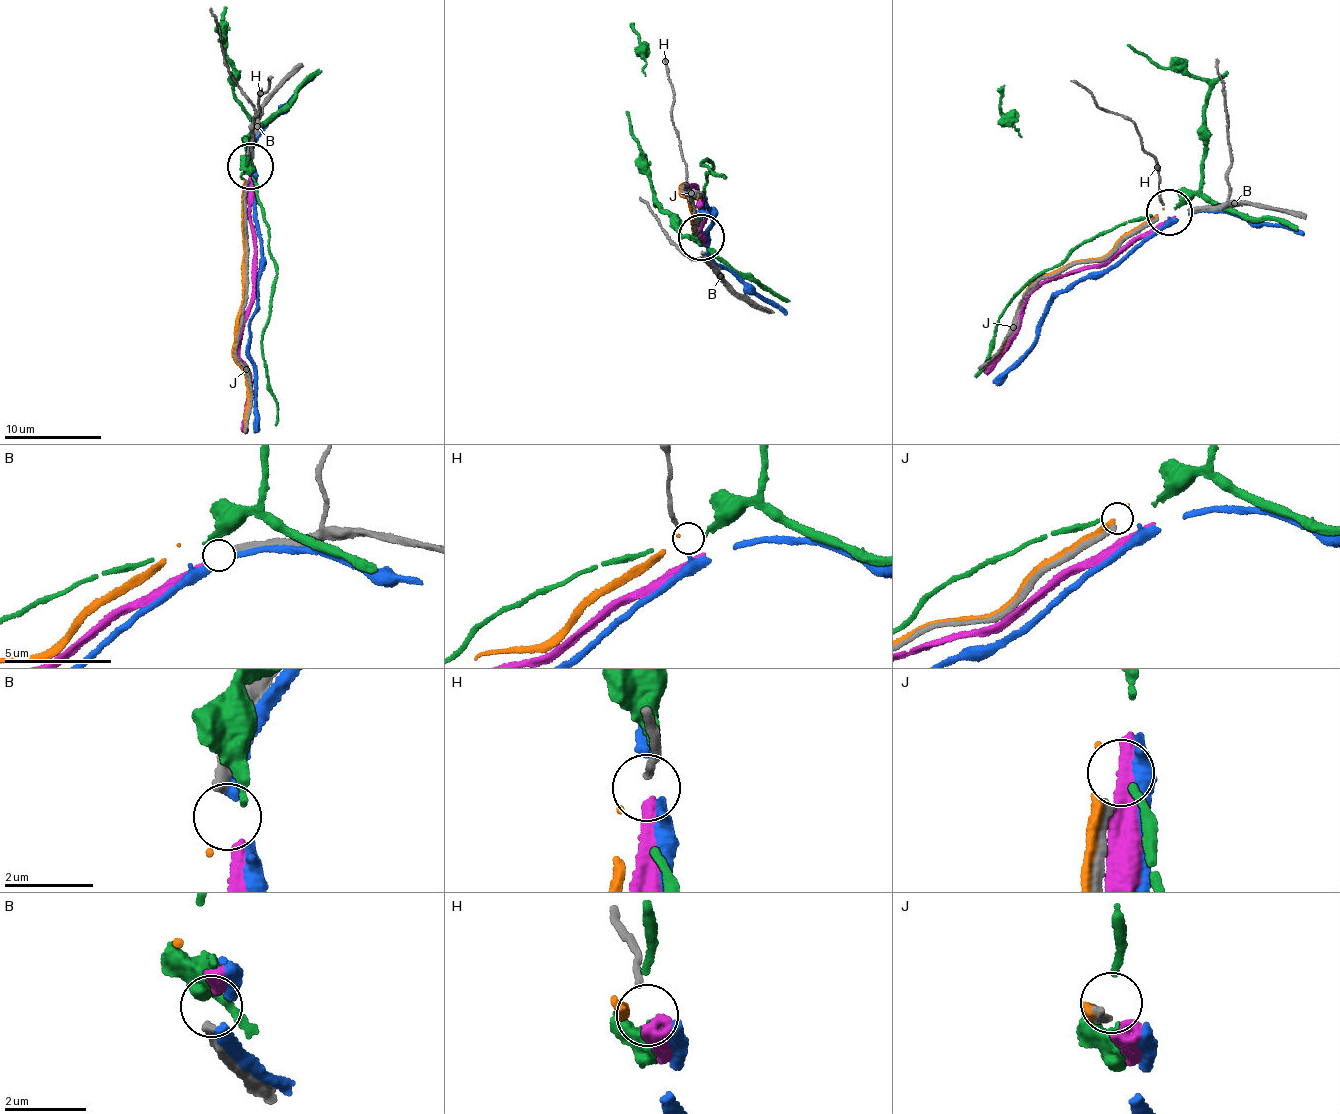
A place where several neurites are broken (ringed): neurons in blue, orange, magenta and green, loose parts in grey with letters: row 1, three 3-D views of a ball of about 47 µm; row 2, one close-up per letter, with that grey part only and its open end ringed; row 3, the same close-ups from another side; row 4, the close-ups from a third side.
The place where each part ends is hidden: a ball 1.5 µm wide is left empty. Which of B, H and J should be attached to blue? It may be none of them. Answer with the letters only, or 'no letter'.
H

